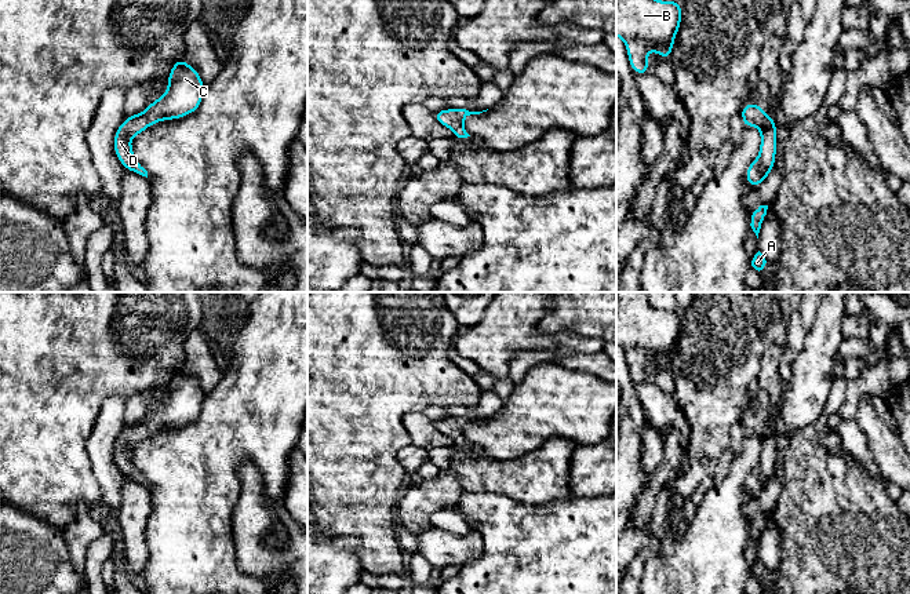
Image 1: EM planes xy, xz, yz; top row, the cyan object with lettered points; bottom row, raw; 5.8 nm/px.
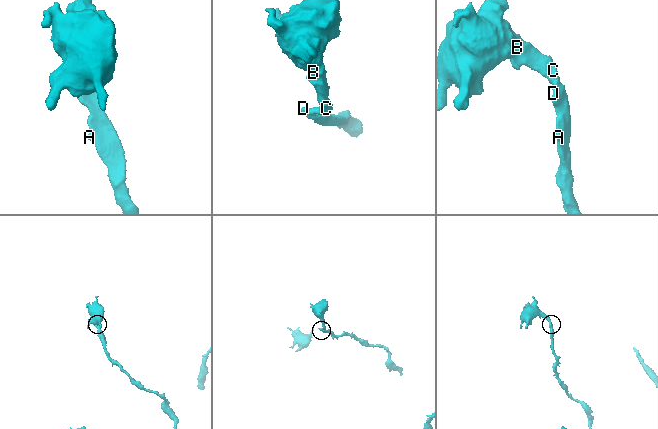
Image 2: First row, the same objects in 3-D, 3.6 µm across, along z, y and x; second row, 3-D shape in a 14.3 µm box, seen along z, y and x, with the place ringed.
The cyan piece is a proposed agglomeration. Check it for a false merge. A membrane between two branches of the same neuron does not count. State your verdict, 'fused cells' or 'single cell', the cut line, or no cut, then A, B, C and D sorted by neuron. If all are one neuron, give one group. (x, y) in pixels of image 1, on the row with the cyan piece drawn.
single cell; no cut; A B C D

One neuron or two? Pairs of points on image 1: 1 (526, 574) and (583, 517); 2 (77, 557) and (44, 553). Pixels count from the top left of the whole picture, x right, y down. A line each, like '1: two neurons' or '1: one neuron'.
1: one neuron
2: two neurons

